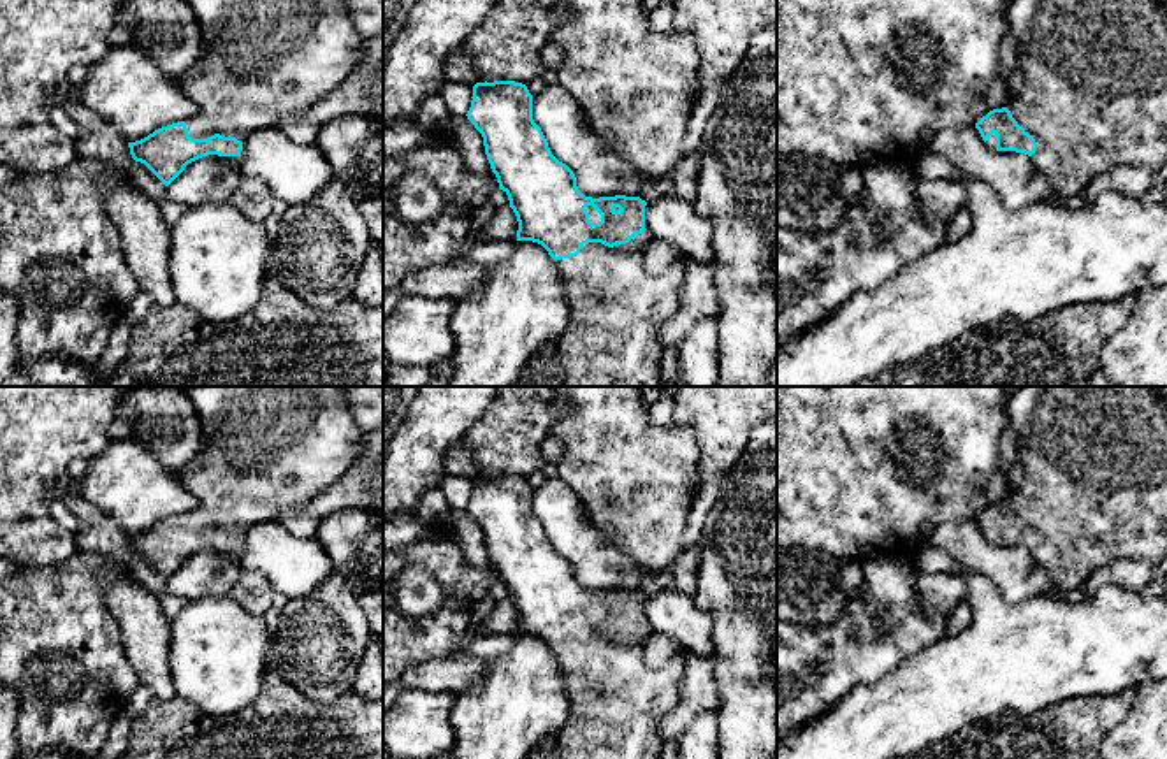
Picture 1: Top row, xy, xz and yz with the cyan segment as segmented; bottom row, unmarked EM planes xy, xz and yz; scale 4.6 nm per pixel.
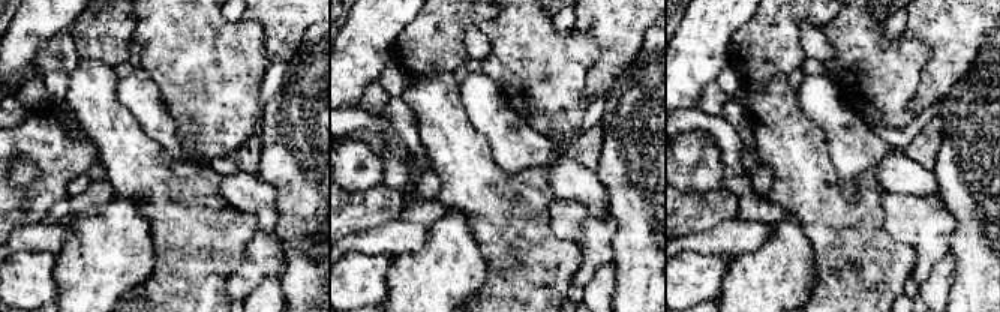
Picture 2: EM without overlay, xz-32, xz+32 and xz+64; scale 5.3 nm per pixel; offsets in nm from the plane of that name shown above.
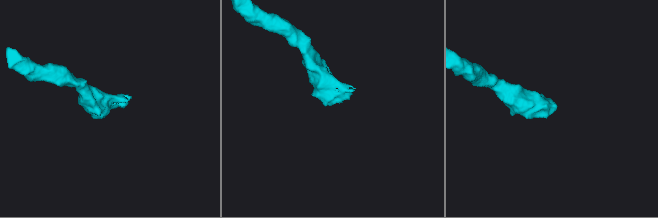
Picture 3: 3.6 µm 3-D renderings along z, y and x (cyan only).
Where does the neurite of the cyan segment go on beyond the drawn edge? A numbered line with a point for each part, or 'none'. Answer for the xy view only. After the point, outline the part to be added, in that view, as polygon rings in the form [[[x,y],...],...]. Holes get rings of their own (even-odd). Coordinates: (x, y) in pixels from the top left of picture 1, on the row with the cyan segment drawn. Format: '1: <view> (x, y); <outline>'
1: xy (264, 60); [[[186,0],[186,2],[192,5],[195,12],[204,46],[204,53],[197,60],[195,67],[188,70],[185,76],[178,77],[178,84],[199,107],[199,112],[185,121],[188,135],[192,139],[207,139],[214,134],[220,134],[225,137],[236,137],[237,141],[244,141],[248,135],[251,135],[260,128],[276,128],[279,123],[283,123],[294,114],[306,114],[313,109],[316,102],[320,102],[325,95],[334,91],[339,84],[343,84],[348,79],[348,76],[353,72],[362,54],[364,39],[355,30],[355,25],[344,5],[344,0]]]

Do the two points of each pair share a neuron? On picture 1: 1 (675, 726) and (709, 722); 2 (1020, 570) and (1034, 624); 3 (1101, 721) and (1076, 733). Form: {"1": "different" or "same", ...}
{"1": "different", "2": "different", "3": "same"}

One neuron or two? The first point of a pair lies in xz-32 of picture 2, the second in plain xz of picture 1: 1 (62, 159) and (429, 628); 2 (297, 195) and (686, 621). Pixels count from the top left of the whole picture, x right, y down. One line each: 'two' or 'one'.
1: one
2: two

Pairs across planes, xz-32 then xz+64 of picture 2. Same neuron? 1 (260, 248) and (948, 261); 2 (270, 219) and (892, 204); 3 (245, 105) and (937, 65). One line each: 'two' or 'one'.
1: two
2: two
3: two

